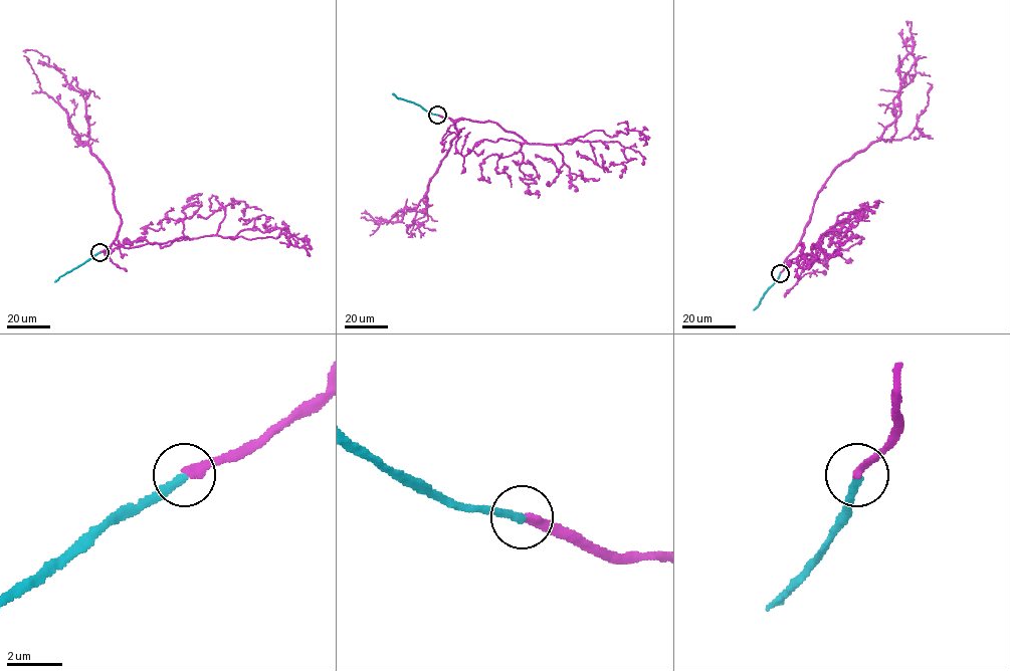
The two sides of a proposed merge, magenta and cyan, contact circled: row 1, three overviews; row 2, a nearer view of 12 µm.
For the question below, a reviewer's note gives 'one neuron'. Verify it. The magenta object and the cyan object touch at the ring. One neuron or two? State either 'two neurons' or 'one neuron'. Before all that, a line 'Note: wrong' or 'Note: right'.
Note: wrong
two neurons

